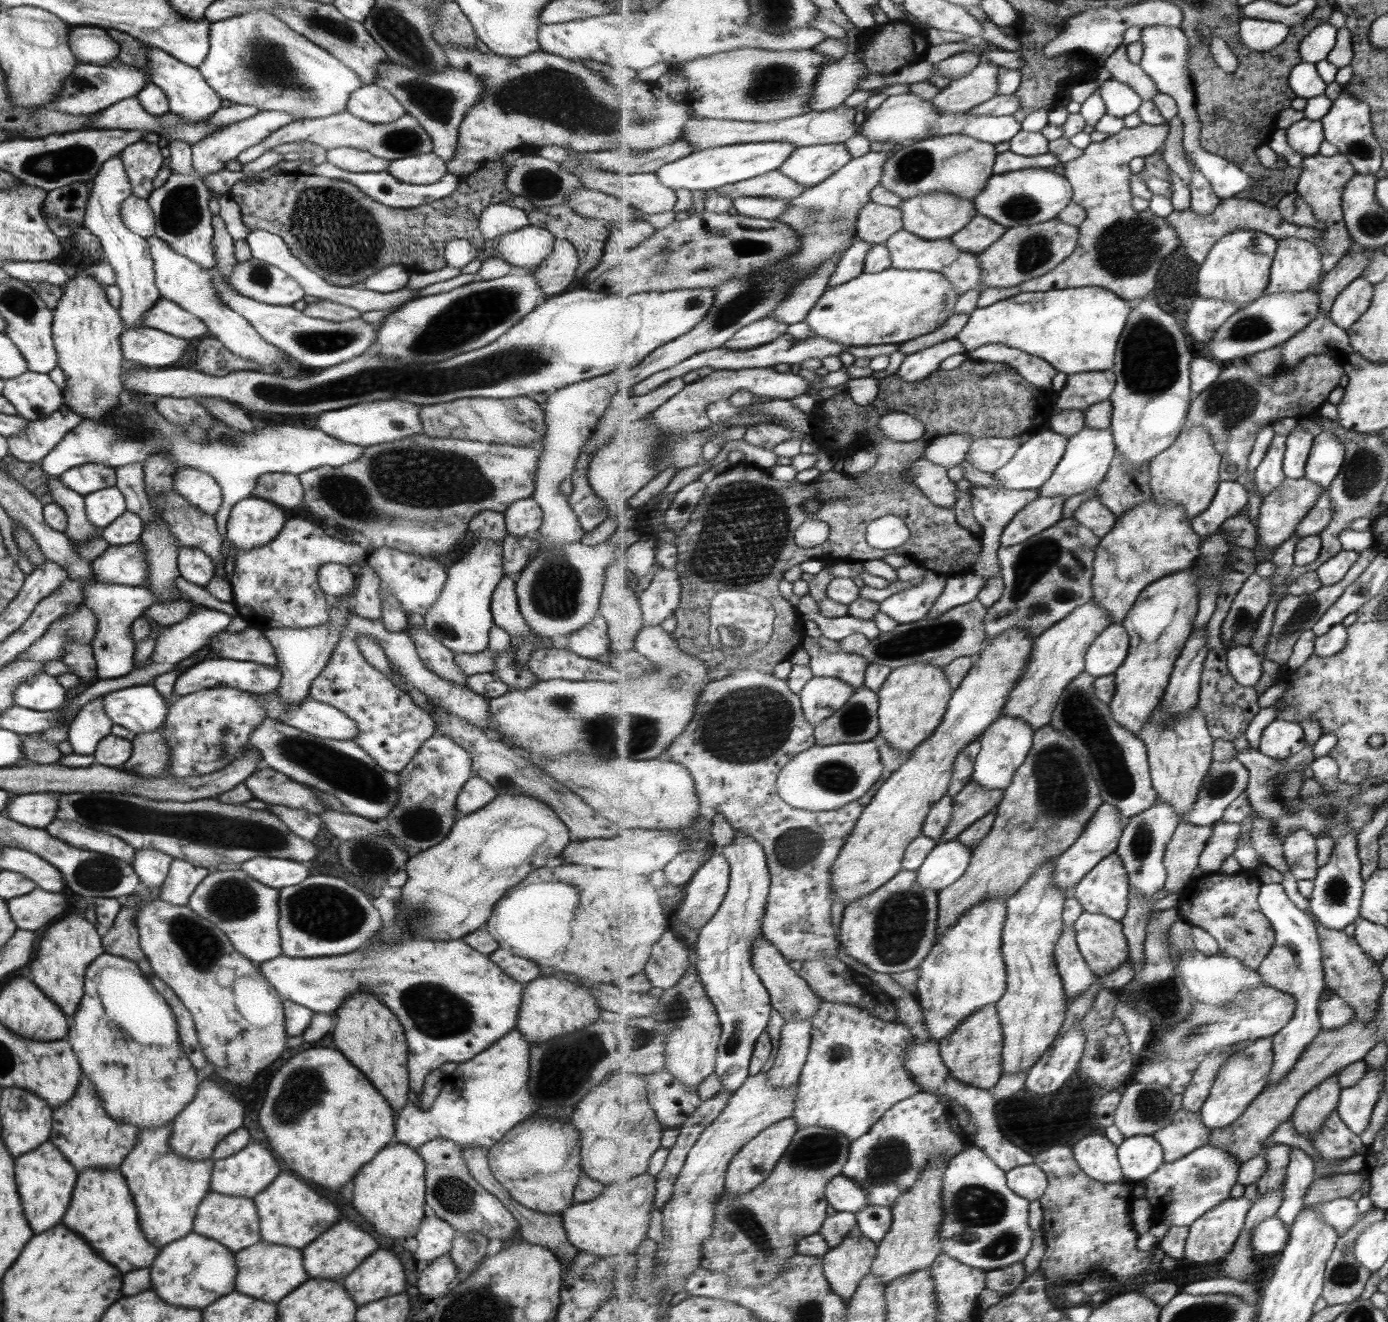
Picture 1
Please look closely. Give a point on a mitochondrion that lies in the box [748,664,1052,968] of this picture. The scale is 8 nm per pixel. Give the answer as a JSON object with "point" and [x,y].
{"point":[901,921]}

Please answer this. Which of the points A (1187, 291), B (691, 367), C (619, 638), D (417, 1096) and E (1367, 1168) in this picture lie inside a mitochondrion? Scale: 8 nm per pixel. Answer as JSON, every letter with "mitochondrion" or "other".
{"A":"other","B":"other","C":"other","D":"other","E":"other"}

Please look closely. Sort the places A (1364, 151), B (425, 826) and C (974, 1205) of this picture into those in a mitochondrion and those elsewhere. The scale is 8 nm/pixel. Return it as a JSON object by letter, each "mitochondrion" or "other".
{"A":"mitochondrion","B":"mitochondrion","C":"mitochondrion"}

